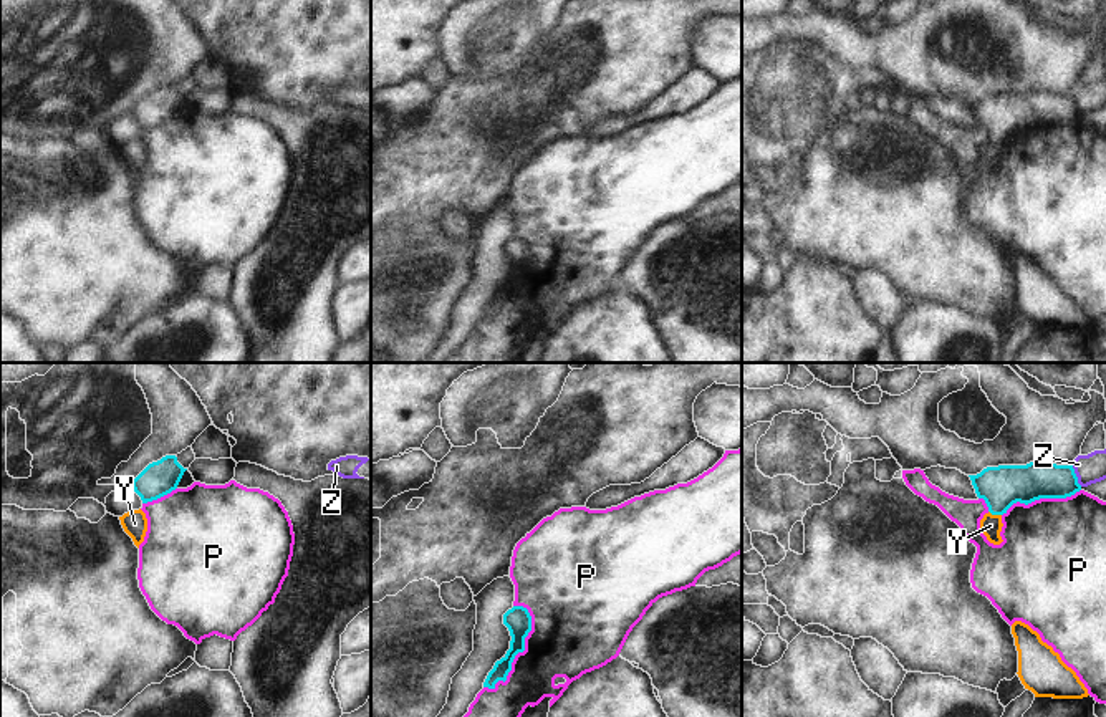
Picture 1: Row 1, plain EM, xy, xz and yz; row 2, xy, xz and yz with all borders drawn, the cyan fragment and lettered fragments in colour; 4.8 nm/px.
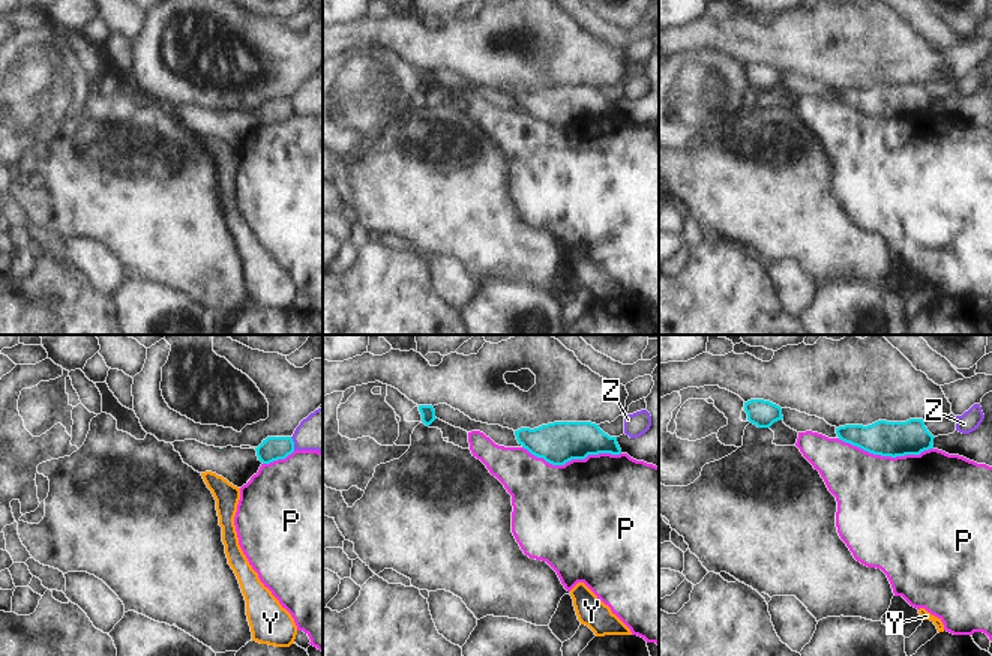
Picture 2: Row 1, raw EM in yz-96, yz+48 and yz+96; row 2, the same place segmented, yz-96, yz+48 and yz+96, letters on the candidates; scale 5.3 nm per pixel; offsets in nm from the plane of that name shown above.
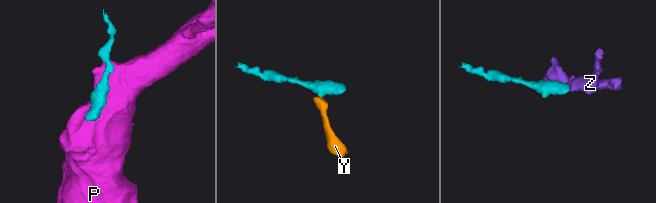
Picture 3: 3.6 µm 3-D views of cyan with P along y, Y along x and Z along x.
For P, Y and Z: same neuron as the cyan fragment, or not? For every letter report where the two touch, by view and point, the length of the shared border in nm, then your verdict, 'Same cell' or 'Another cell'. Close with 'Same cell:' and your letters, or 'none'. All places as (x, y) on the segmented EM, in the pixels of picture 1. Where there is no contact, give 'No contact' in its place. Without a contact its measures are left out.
P: Touches cyan at xz (519, 651). Shared border 440 nm. Another cell
Y: Touches cyan at yz (995, 514). Shared border 70 nm. Same cell
Z: Touches cyan at yz (1075, 476). Shared border 120 nm. Another cell
Same cell: Y.

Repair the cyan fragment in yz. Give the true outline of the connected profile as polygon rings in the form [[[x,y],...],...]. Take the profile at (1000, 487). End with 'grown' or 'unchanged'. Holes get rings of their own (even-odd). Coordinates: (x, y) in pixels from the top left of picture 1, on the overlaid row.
[[[1053,462],[987,467],[969,477],[977,497],[983,498],[988,507],[980,520],[980,530],[993,545],[1003,541],[1000,537],[1002,515],[1013,503],[1028,505],[1040,498],[1066,498],[1081,490],[1073,465]]]; grown

